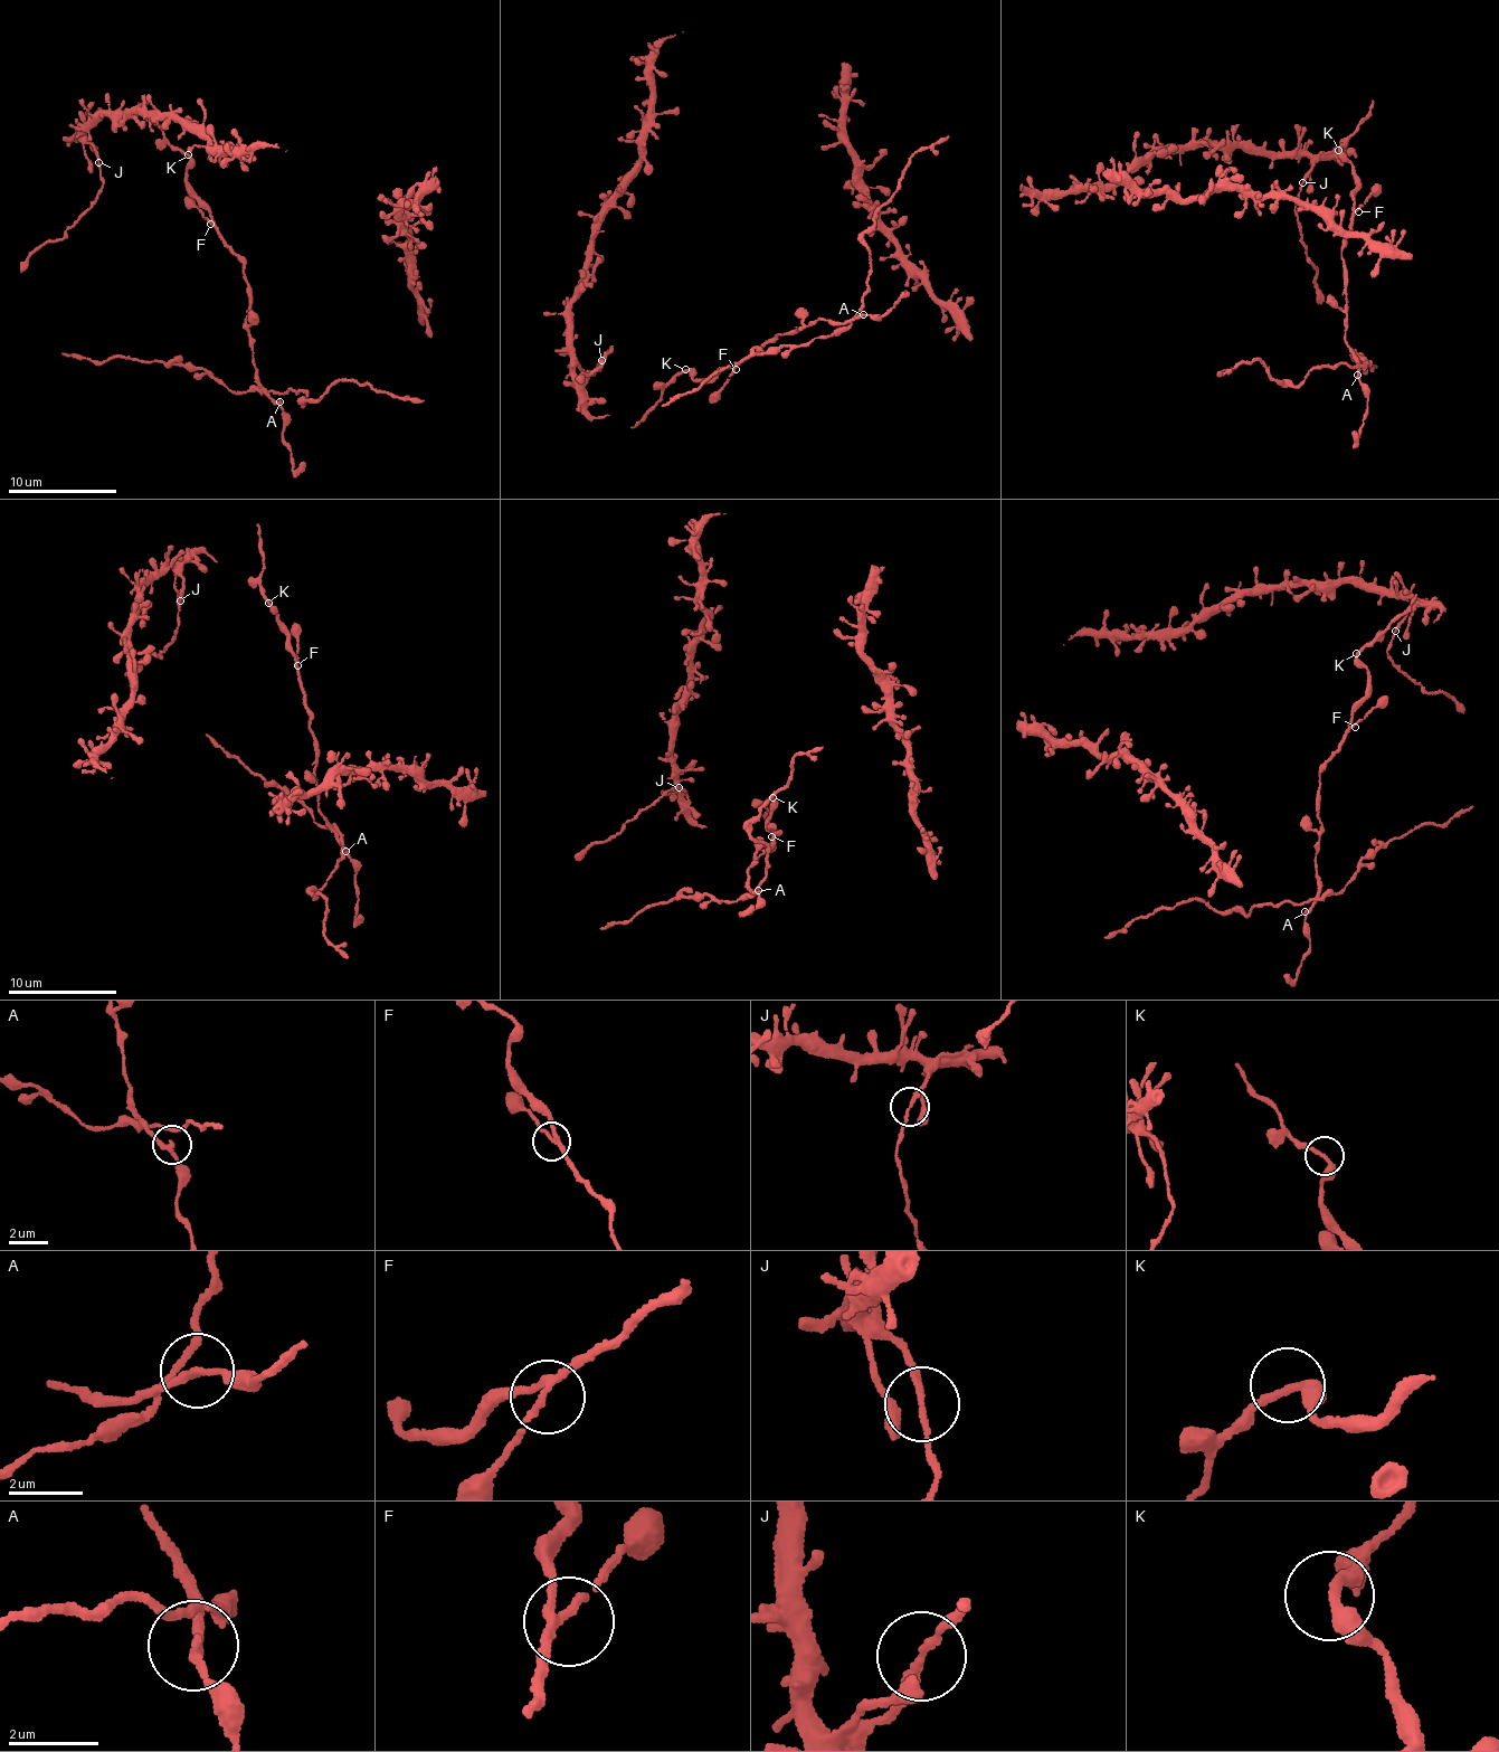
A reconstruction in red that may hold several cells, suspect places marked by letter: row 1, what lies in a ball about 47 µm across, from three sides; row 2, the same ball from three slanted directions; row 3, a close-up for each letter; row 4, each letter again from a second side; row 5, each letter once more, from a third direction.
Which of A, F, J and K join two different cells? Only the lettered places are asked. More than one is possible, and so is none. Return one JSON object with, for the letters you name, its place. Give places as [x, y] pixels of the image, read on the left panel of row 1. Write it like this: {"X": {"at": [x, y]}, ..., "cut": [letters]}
{"A": {"at": [280, 401]}, "cut": ["A"]}

